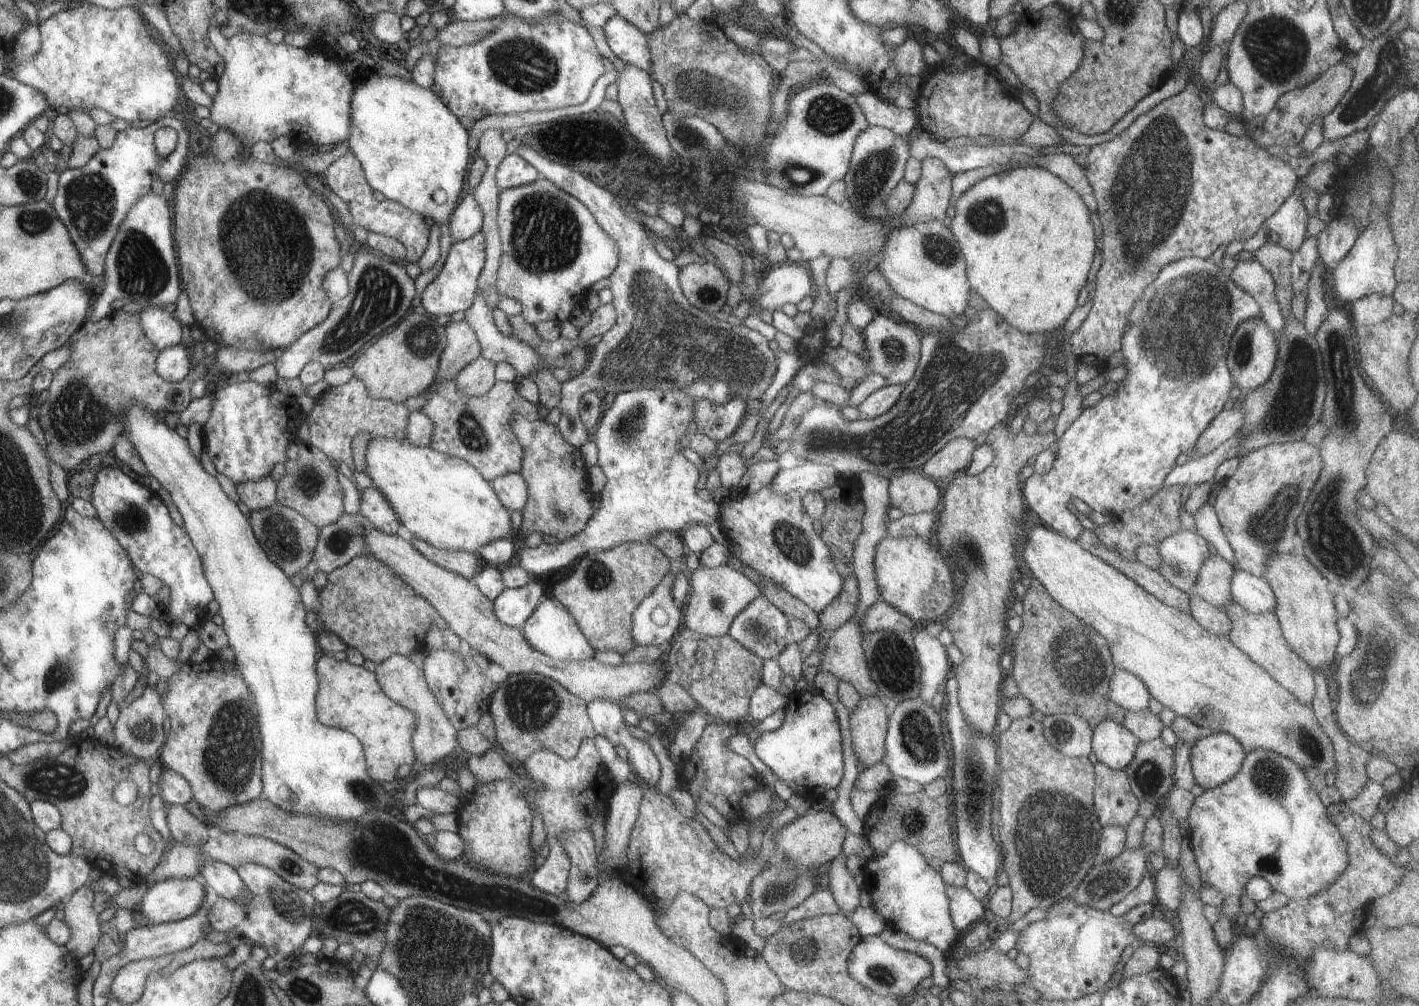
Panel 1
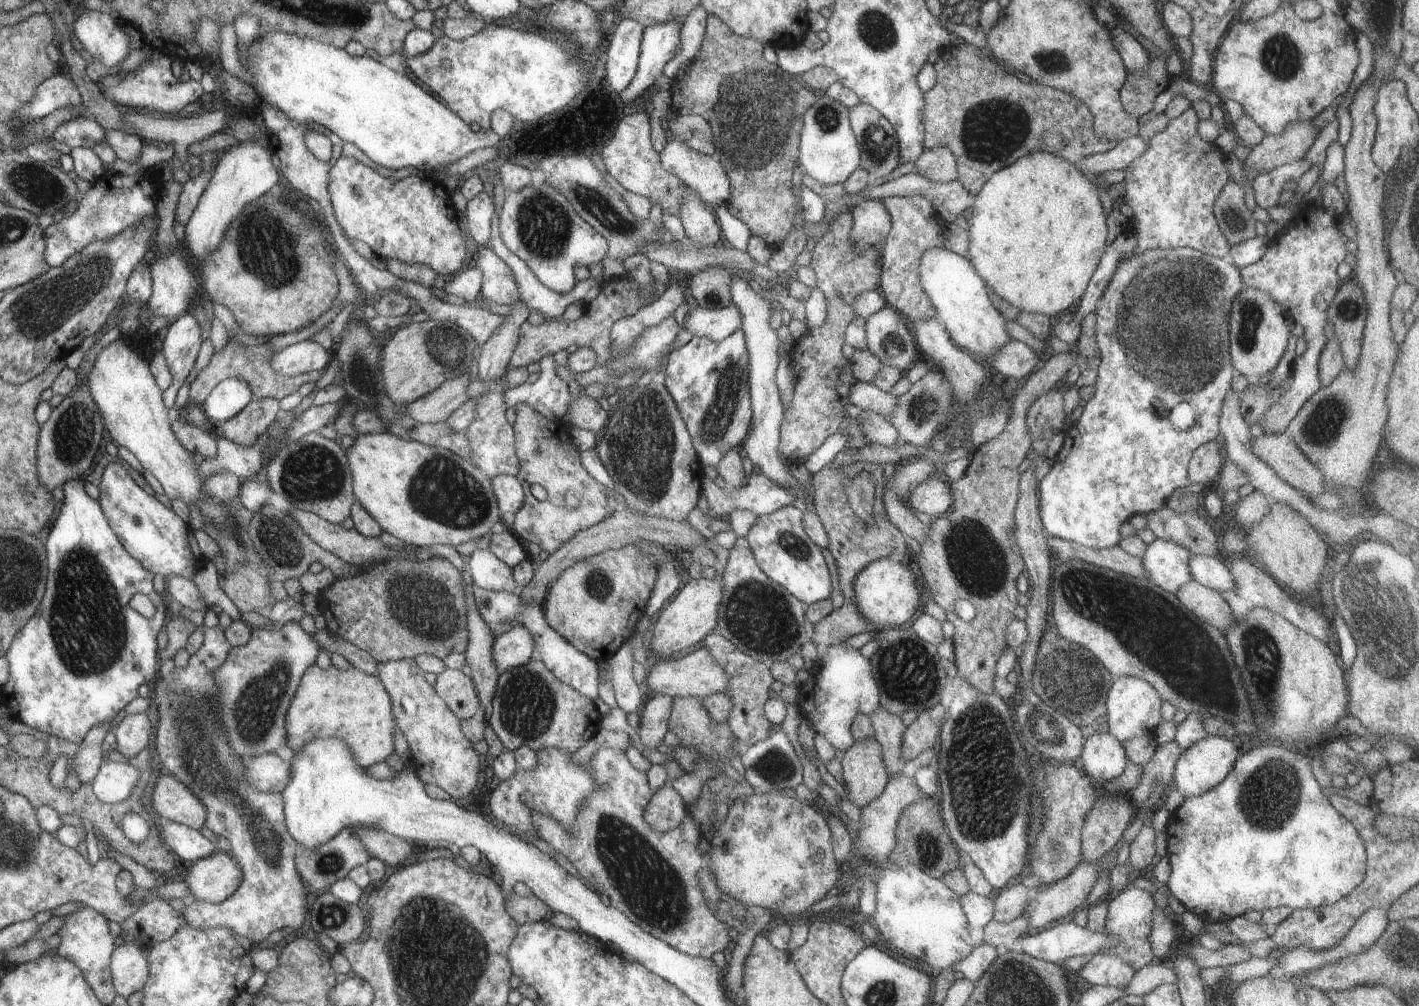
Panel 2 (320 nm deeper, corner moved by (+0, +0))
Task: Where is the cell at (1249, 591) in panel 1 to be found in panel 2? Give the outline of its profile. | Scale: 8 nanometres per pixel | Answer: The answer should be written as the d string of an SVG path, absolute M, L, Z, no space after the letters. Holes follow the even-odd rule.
M1192 555L1188 561L1188 568L1193 580L1202 586L1220 593L1235 587L1233 574L1218 556Z

